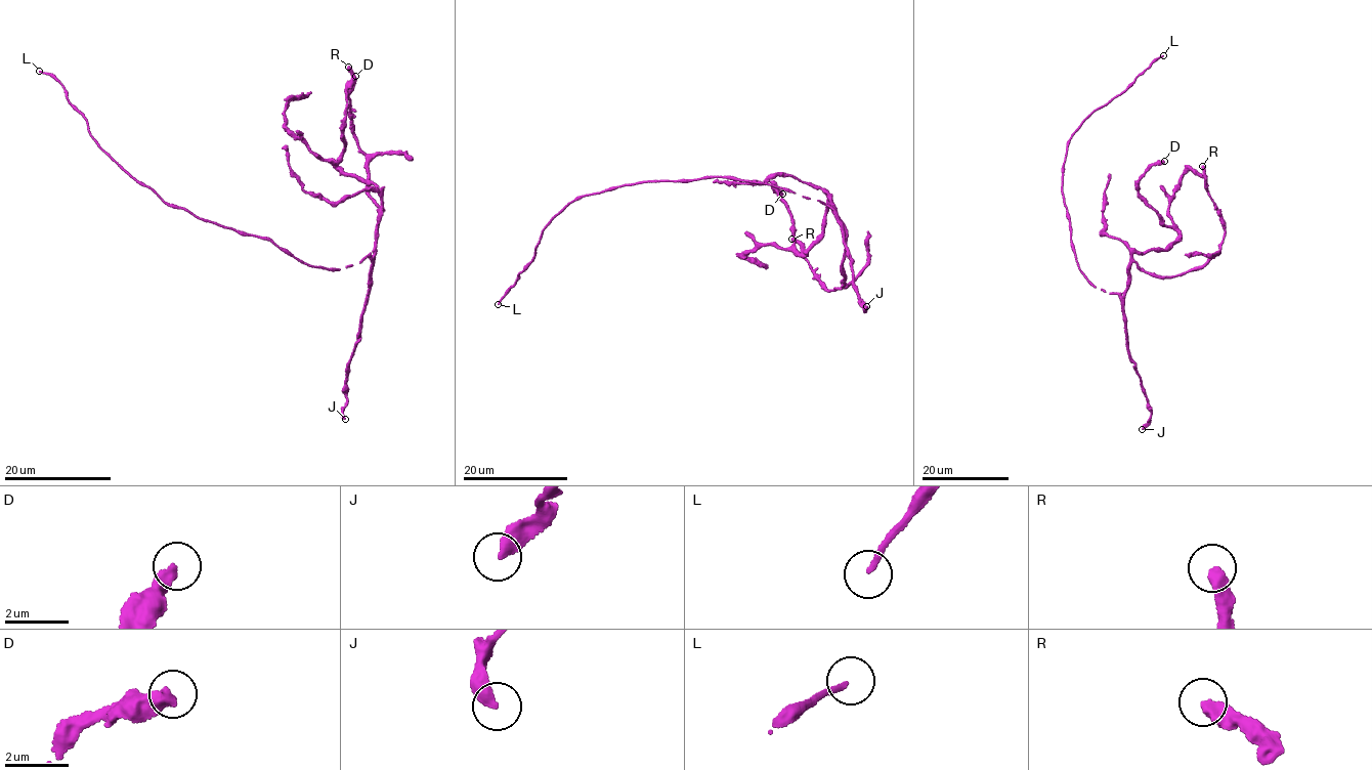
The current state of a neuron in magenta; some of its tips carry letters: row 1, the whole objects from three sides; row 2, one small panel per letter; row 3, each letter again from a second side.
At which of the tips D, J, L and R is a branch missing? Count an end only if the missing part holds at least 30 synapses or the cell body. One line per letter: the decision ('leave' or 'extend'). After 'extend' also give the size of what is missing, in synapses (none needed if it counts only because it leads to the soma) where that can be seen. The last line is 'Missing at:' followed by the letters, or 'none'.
D: leave
J: leave
L: extend | 200 syn
R: leave
Missing at: L

